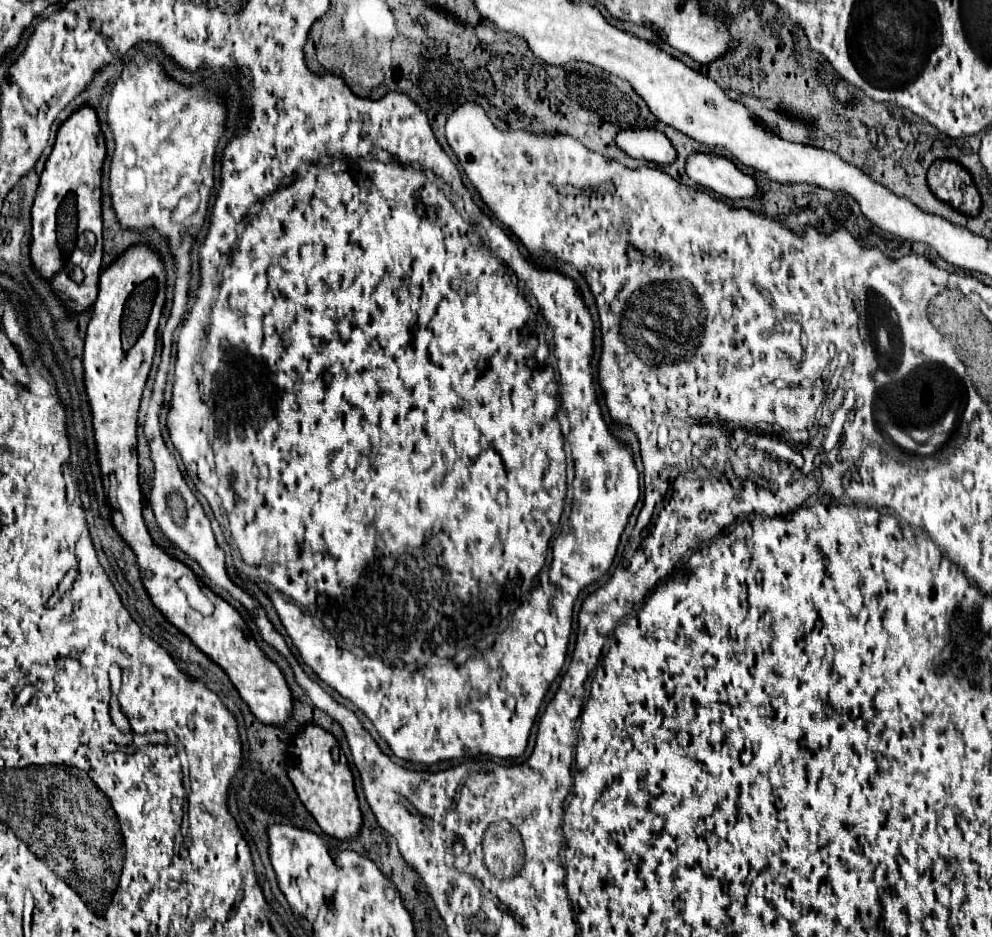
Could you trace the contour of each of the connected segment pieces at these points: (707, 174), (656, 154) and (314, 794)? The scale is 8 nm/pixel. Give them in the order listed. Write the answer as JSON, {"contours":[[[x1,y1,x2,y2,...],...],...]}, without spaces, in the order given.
{"contours":[[[715,154,691,156,687,160,687,174,695,184,733,202,755,200,759,196,759,188,751,176,737,170,731,160]],[[623,130,615,138,617,146,631,158,671,166,677,157,675,148,663,132,657,130]],[[307,724,307,728,295,736,291,754,295,756,295,764,289,764,289,778,321,830,337,840,357,840,363,828,363,814,359,808,351,766,341,752,339,742,323,728]]]}

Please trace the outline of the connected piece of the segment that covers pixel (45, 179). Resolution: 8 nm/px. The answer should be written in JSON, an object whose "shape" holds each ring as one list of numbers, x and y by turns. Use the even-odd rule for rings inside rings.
{"shape":[[83,104,77,112,73,112,71,118,67,118,59,132,53,146,53,152,45,164,45,170,41,174,41,186,33,204,33,232,31,232,31,254,33,264,41,272,41,276,49,278,53,282,53,288,57,294,65,300,71,312,83,312,87,310,95,298,99,288,99,276,103,266,103,218,101,218,101,178,103,178,103,162,107,158,107,146,105,146,105,134,101,132,97,110,89,104],[67,192,75,192,77,196,77,234,83,234,85,230,93,232,97,238,95,252,85,254,81,250,73,250,73,254,65,260,63,250,59,246,57,236,57,210,67,196],[73,270,83,270,83,280,77,284,73,280]]}

